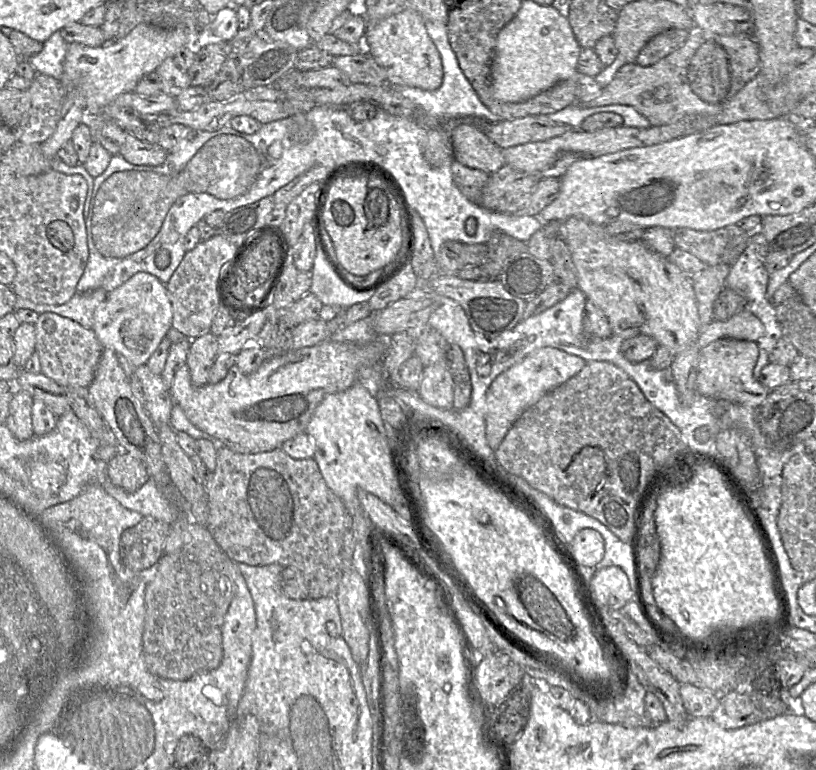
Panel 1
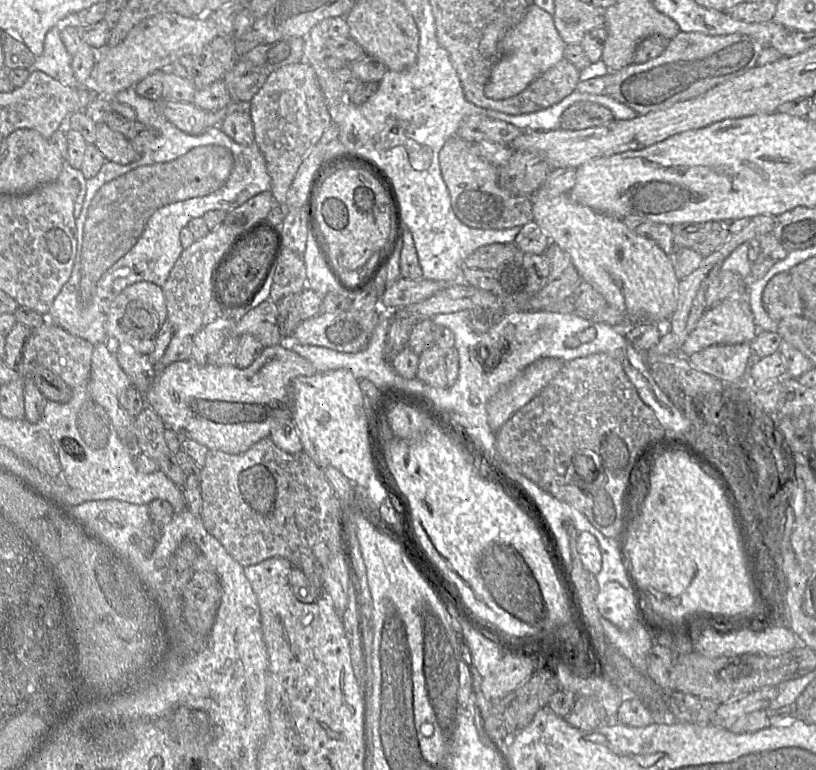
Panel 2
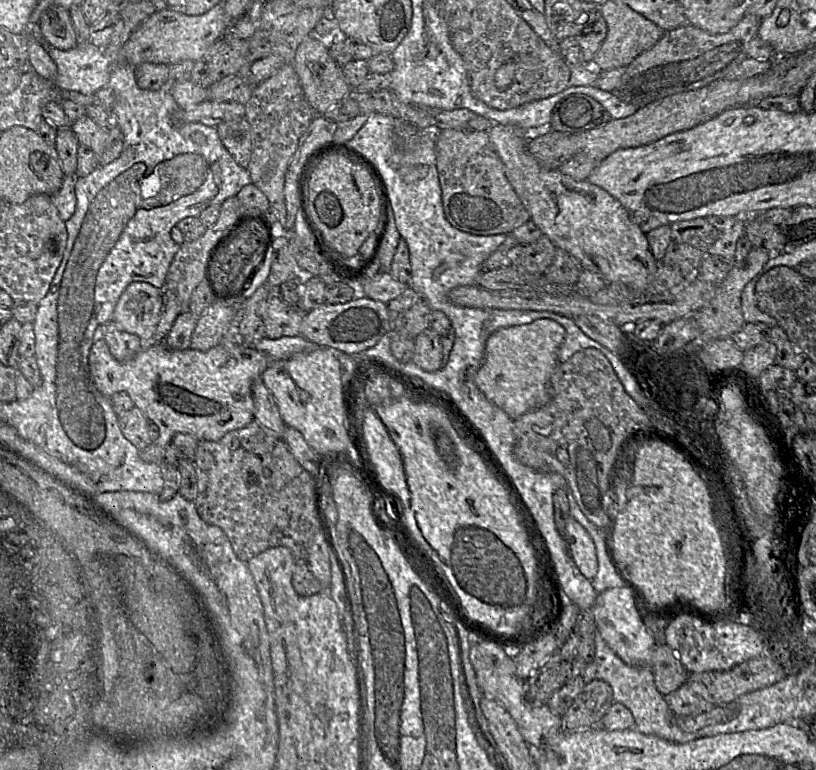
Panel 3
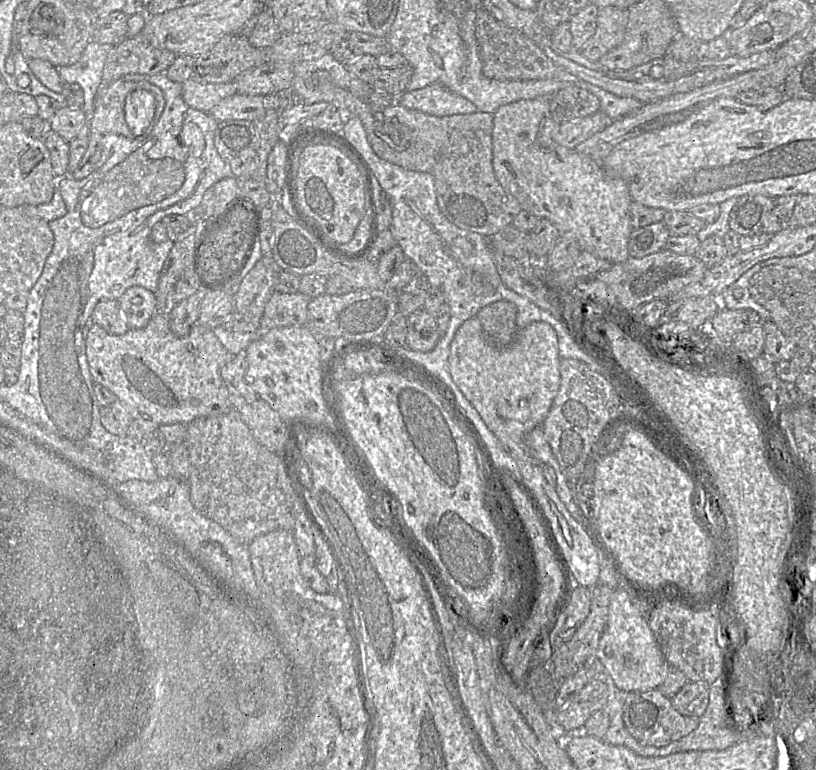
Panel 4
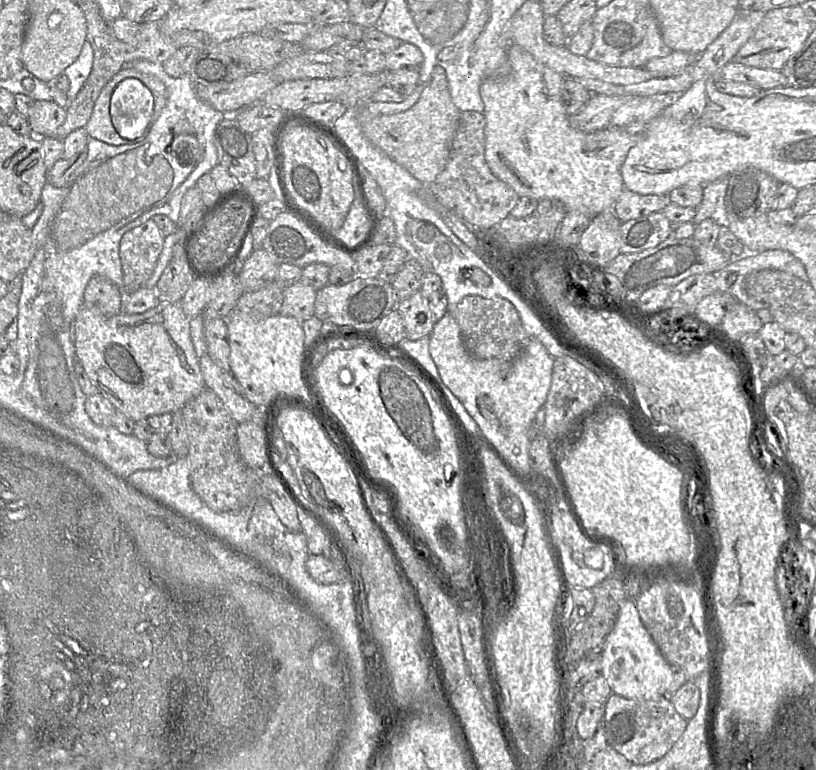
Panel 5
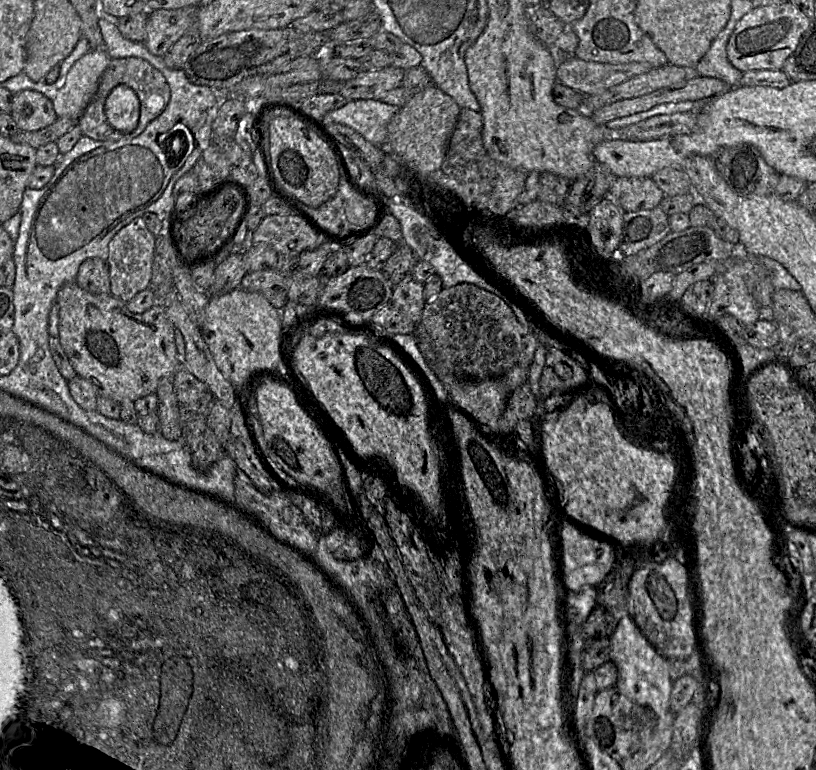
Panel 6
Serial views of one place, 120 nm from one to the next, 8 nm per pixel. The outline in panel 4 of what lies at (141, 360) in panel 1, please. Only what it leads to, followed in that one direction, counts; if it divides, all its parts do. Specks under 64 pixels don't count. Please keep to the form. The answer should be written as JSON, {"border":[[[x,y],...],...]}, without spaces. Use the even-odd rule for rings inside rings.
{"border":[[[133,286],[127,289],[118,299],[118,302],[130,329],[146,327],[157,311],[155,293],[141,286]]]}

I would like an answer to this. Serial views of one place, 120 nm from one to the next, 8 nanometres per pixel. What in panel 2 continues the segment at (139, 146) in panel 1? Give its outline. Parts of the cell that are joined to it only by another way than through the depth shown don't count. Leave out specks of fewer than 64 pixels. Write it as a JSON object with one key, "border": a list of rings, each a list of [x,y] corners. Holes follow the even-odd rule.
{"border":[[[97,123],[96,139],[93,144],[106,161],[126,165],[137,161],[140,154],[122,134],[111,130],[105,123]]]}

